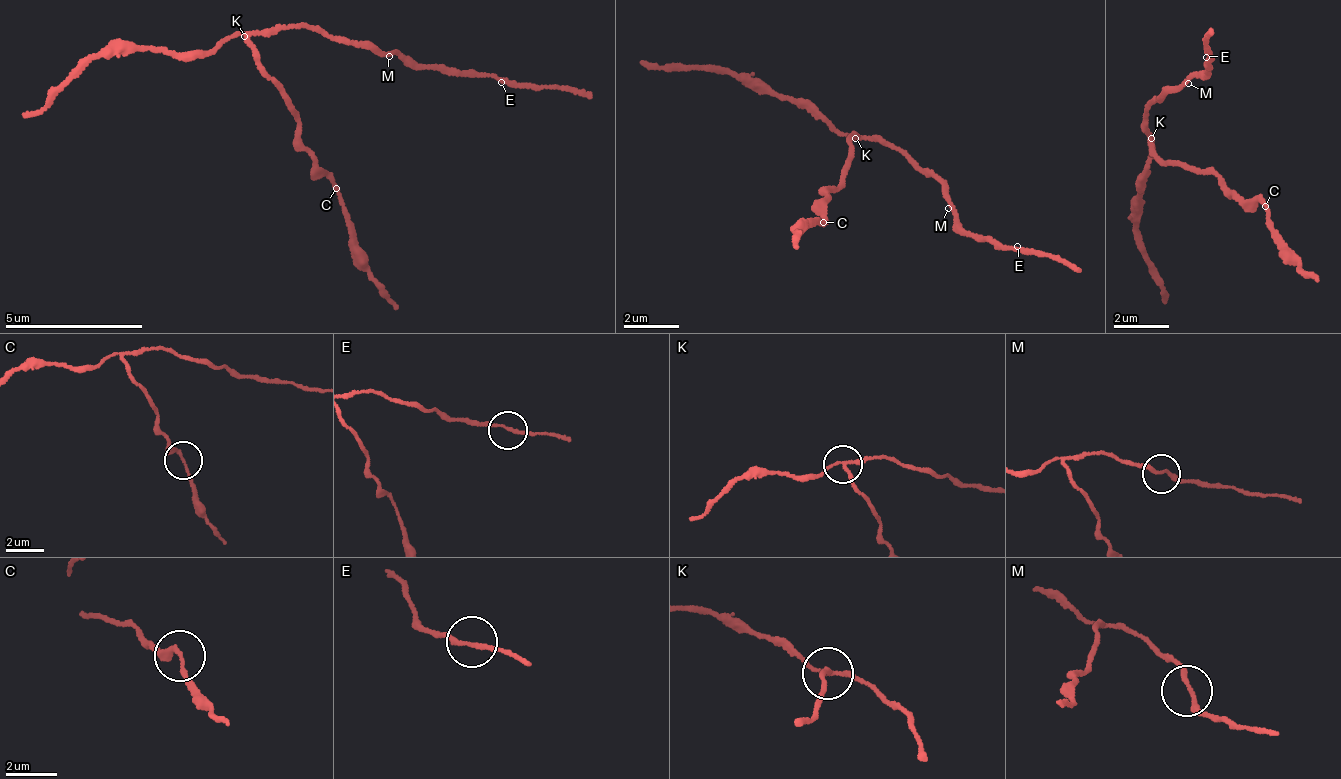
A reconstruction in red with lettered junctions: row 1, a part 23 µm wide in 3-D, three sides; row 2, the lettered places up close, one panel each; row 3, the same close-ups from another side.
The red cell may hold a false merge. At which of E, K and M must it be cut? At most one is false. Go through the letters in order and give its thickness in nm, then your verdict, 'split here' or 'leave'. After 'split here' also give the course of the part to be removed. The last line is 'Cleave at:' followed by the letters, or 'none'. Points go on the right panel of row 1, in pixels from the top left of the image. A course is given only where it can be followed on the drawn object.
E: 150 nm | leave
K: 140 nm | split here | (1150, 137), (1165, 162), (1262, 204), (1274, 245), (1318, 282)
M: 170 nm | leave
Cleave at: K

